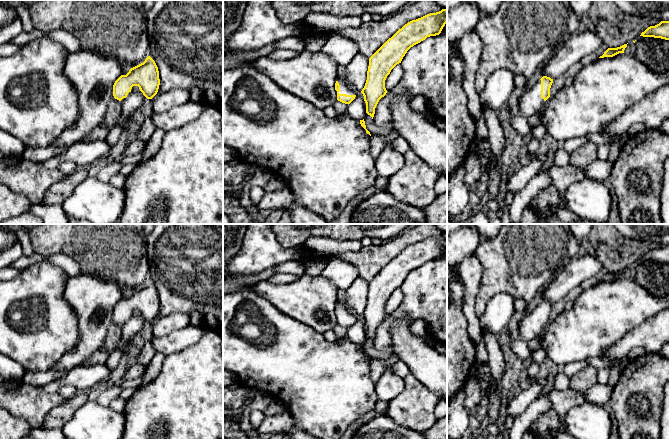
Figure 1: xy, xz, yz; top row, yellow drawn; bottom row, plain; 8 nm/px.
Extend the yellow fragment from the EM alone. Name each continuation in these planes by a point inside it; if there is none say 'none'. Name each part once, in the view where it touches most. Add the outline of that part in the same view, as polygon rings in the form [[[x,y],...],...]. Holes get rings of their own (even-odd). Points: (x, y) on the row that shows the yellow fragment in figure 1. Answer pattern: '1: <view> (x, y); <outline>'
1: xz (344, 88); [[[338,78],[337,81],[340,85],[339,94],[355,95],[355,93],[349,88],[348,83],[344,78]]]

